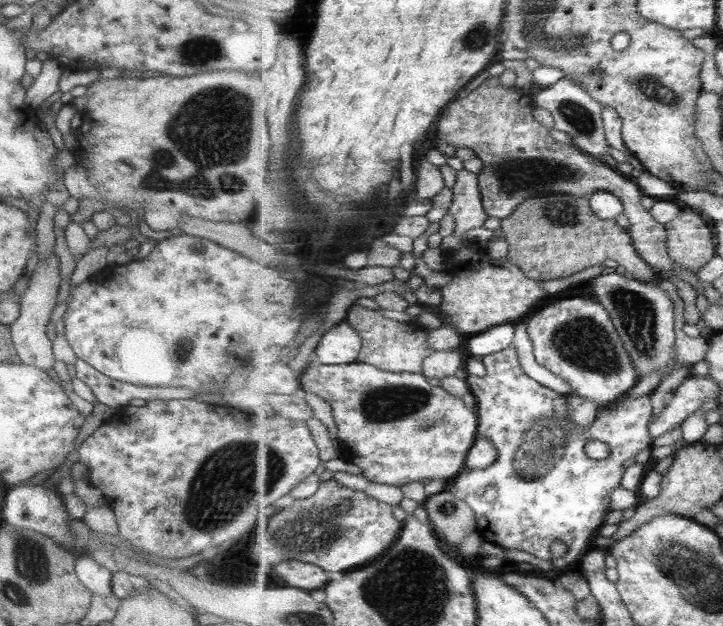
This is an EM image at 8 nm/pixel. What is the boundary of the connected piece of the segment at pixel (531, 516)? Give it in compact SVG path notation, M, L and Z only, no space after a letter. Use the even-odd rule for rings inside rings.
M509 347L501 352L496 352L489 356L482 357L481 360L486 369L486 375L479 377L474 375L468 375L466 381L469 383L471 393L475 398L475 407L477 408L477 414L480 416L479 436L491 437L492 443L496 445L499 452L499 458L496 463L493 463L489 468L476 468L475 471L464 470L455 479L455 482L450 487L450 492L457 498L464 500L477 515L477 532L483 536L484 540L497 544L497 546L503 546L503 548L511 548L511 550L523 551L529 553L542 560L552 561L552 565L555 567L556 572L561 573L563 568L568 564L578 563L591 551L591 543L595 536L598 534L601 526L606 524L606 516L611 512L611 493L618 487L622 486L622 480L626 471L627 460L636 459L636 456L647 449L651 449L653 438L650 433L651 416L653 416L653 408L651 408L651 398L649 395L640 397L622 397L617 402L600 407L600 411L597 413L594 423L591 423L587 428L581 428L574 425L574 422L570 420L569 399L568 395L561 394L552 388L547 388L540 382L537 382L532 376L524 371L523 365L520 361L520 354L517 347ZM591 440L599 440L604 442L610 448L610 453L606 458L595 460L587 456L585 452L585 446L591 442ZM553 542L561 542L568 547L568 552L561 556L561 558L551 559L551 546Z

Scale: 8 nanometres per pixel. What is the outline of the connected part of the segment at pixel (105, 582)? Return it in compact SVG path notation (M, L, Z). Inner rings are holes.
M86 552L75 560L75 577L83 584L83 587L99 598L107 598L111 593L111 576L107 568L99 566Z

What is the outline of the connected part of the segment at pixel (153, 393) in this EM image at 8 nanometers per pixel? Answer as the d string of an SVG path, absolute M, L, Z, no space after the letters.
M78 358L74 363L75 378L84 382L92 392L94 400L113 409L129 406L131 398L141 400L175 400L175 398L187 398L189 390L186 388L166 388L159 386L135 386L129 382L113 380L92 366Z

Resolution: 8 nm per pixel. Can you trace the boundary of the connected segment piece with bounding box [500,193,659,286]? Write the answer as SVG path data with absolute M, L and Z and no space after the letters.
M549 193L533 197L525 201L518 210L509 218L502 219L500 230L505 232L505 240L509 244L507 256L533 280L555 280L555 278L567 278L571 274L577 274L585 268L603 264L605 259L613 259L631 274L633 279L658 286L657 270L642 257L635 248L633 237L628 228L622 228L615 219L603 220L593 212L589 197L575 197L561 193Z

